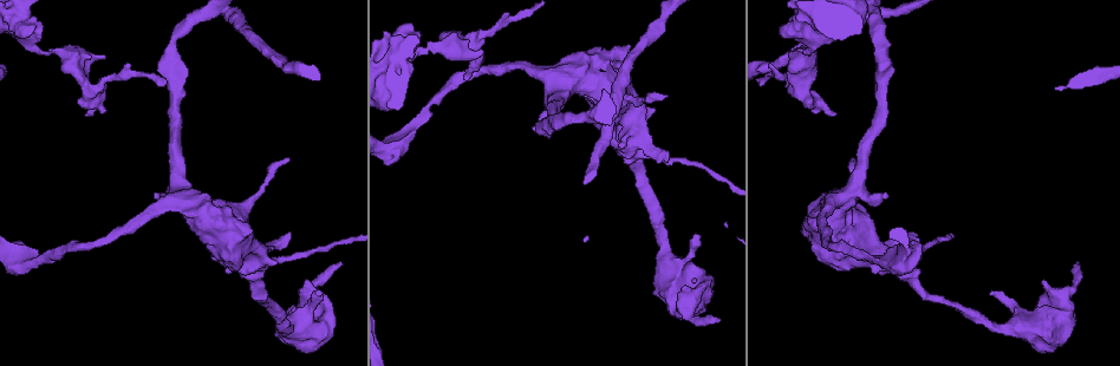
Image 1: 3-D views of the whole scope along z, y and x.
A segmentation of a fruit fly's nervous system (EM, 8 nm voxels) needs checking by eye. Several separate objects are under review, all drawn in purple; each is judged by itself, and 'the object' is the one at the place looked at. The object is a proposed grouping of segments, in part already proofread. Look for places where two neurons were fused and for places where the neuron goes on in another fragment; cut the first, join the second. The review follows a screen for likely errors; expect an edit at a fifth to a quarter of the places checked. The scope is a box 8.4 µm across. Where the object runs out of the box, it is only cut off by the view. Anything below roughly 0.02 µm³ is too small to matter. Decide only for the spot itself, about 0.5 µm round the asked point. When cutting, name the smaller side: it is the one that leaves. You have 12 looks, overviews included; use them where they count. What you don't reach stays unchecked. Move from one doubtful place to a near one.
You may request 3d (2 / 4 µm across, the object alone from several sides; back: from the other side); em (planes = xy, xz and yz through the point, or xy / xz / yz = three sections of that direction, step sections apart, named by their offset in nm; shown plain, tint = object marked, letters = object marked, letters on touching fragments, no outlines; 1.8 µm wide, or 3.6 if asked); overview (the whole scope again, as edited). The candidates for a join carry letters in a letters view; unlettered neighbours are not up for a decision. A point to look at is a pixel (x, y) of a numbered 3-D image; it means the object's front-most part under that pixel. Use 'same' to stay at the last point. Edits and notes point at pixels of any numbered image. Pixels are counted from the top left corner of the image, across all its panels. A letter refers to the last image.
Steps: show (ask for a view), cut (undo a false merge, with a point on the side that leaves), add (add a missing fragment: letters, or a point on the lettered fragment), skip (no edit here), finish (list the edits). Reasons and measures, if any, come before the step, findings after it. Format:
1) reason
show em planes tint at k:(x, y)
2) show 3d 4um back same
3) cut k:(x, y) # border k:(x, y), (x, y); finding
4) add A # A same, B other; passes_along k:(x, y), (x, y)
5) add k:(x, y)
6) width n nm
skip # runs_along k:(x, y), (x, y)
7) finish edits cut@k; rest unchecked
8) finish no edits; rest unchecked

show em planes letters at 1:(633, 150)

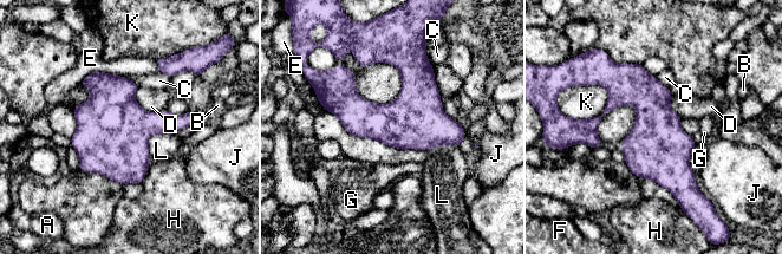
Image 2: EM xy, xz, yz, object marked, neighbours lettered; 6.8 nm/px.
skip # A other, B other, C other, D other, E other, F other, G other, H other, J other, K other, L other; border 2:(137, 86), (143, 109), (165, 110); continuous, no second neuron

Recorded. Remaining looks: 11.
thin arm on a thick one
show 3d 4um at 1:(560, 91)

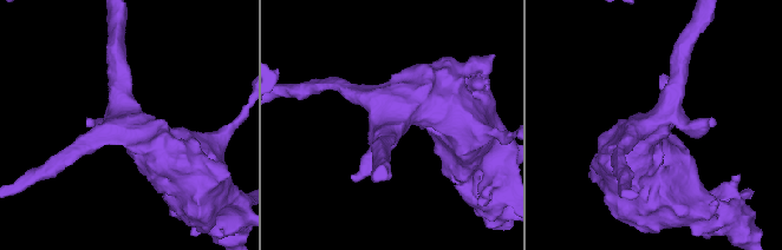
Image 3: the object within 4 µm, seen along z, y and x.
arms 4; shape alone is not enough
show em 3.6um xz step 8 tint at 3:(390, 124)

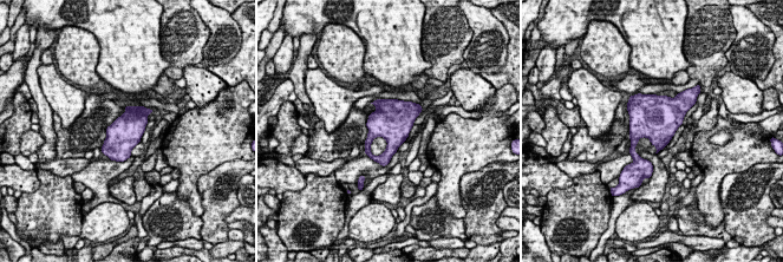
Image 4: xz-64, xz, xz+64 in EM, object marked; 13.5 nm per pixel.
show em 3.6um planes letters same

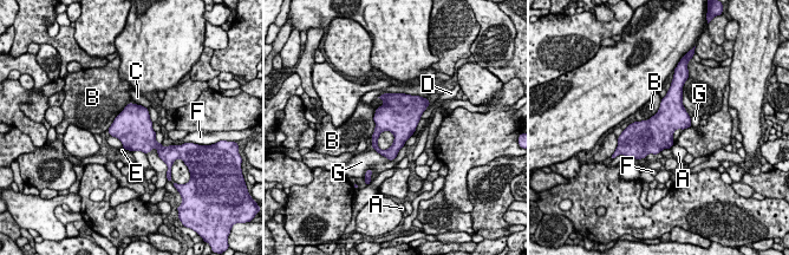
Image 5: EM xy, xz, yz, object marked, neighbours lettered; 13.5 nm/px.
skip # A other, B other, C other, D other, E other, F other, G other; border 5:(379, 97), (371, 138); one neuron here

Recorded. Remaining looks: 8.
sharp bend
show em planes plain at 1:(606, 118)

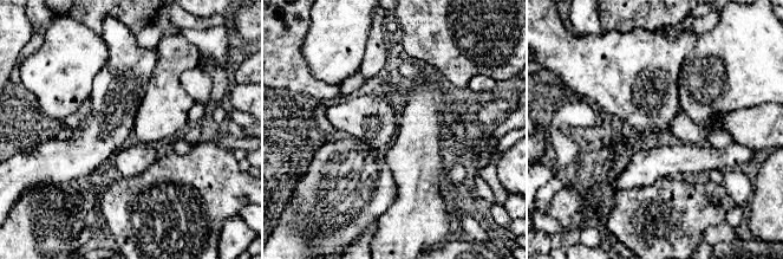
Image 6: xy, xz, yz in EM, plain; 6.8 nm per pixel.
see the neighbours
show em planes letters same

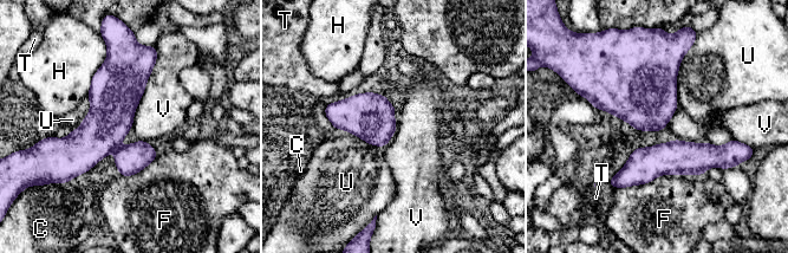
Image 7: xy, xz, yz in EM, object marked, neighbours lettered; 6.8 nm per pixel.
longest_contact F 600 nm
skip # C other, F other, H other, T other, U other, V other; border 7:(157, 52), (157, 59), (130, 129); one neuron here

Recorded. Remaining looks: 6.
an open end
show em planes plain at 1:(104, 54)

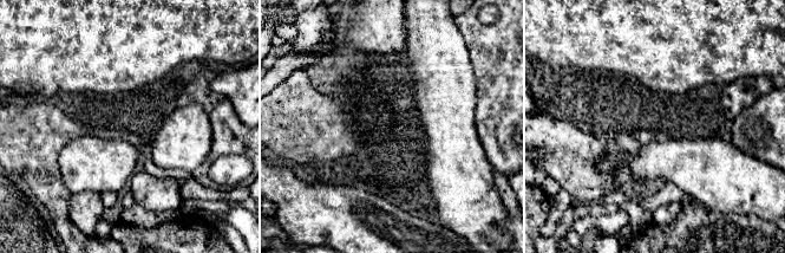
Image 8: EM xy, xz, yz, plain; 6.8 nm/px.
what lies round it
show em planes letters same

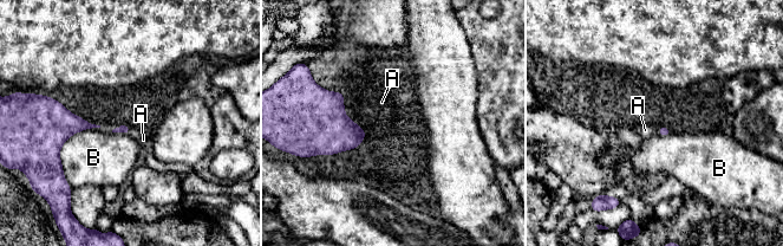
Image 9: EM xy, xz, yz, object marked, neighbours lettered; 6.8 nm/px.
add A # A same, B other; it goes on there

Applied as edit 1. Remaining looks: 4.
calibre changes
show em 3.6um xz step 8 tint at 1:(887, 263)

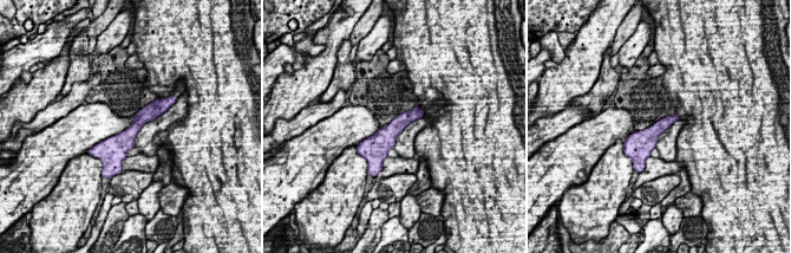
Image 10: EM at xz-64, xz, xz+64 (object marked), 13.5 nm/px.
another direction
show em 3.6um planes letters same

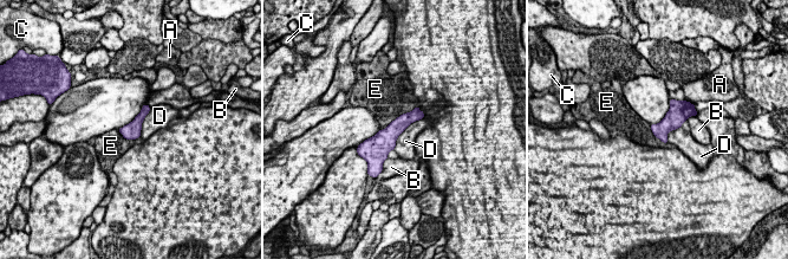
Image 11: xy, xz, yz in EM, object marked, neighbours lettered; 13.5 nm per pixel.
width 220 nm
skip # A other, B other, C other, D other, E other; border 11:(415, 108), (401, 114), (386, 127); continuous, no second neuron

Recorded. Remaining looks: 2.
finish edits add@9; rest unchecked

